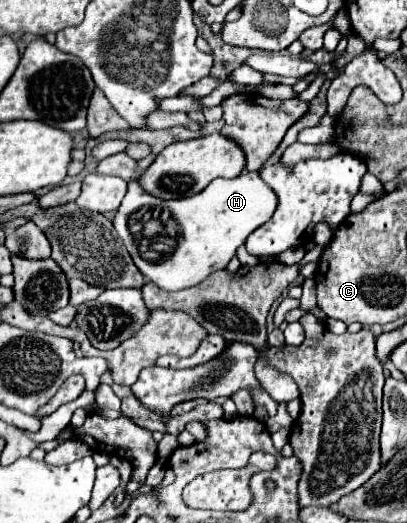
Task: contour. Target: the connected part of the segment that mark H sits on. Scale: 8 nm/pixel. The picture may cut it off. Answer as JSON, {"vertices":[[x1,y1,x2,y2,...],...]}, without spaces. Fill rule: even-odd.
{"vertices":[[243,171,233,179,215,179,201,193,175,201,157,199,145,193,135,181,129,181,129,191,117,209,113,225,145,279,167,291,181,291,201,283,209,273,225,269,235,257,237,247,243,245,257,227,271,219,275,207,275,191,263,183,259,173,249,171],[141,213,145,215,143,229,133,231,131,227,141,219],[161,235,175,241,171,241,171,245,161,243,161,247,153,247,157,245,153,239]]}

